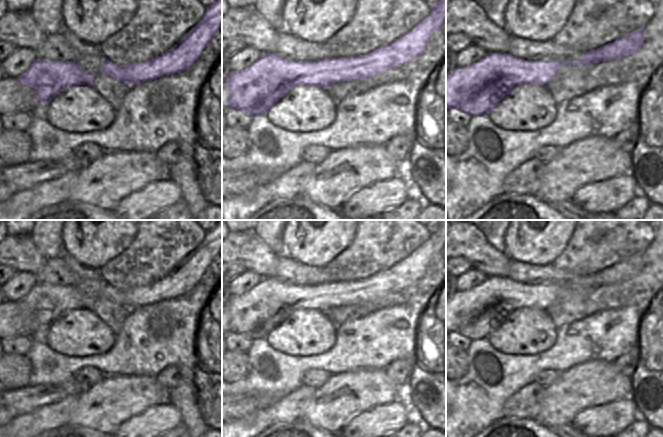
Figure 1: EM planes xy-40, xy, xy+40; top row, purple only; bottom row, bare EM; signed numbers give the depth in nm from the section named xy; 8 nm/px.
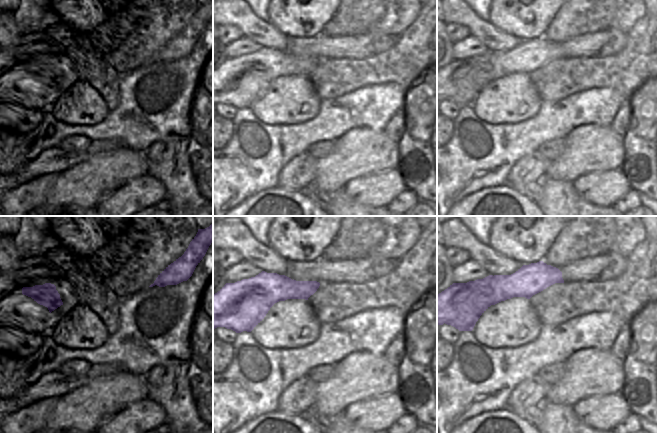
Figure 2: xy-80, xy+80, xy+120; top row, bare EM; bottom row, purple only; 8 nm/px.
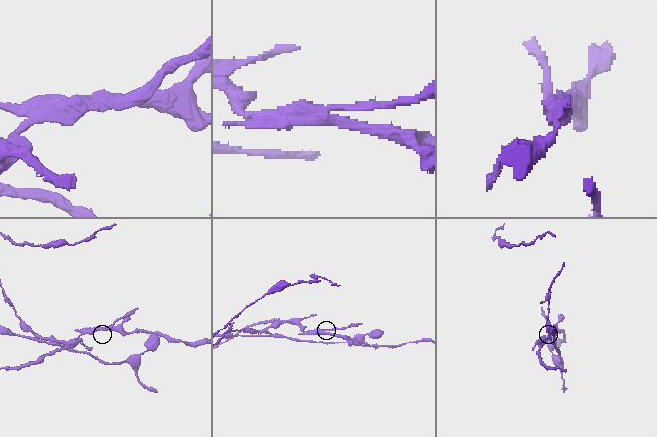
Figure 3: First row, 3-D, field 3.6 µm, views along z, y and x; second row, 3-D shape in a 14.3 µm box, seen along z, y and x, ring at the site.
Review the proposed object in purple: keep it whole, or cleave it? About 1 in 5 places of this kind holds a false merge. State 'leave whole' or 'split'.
split

